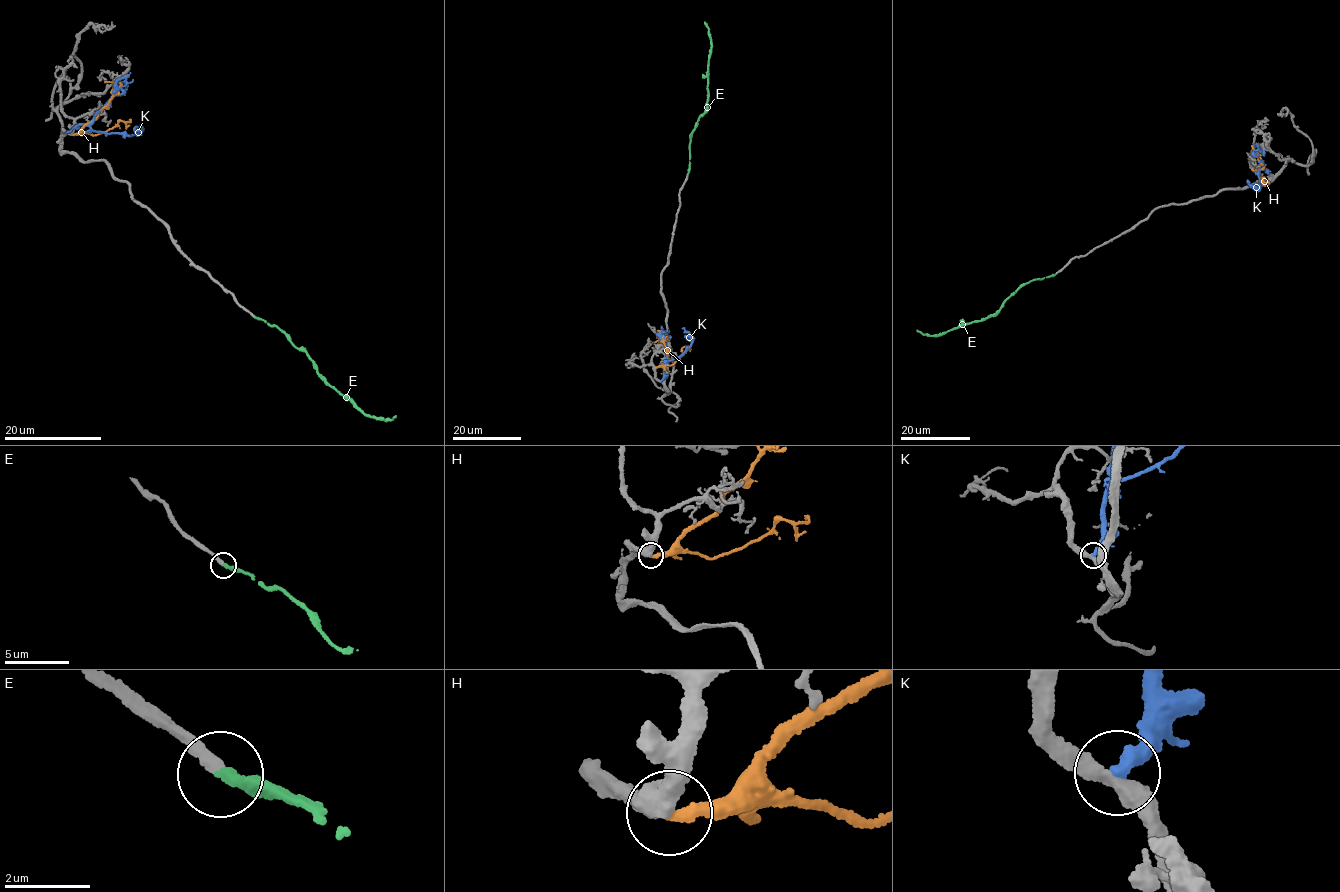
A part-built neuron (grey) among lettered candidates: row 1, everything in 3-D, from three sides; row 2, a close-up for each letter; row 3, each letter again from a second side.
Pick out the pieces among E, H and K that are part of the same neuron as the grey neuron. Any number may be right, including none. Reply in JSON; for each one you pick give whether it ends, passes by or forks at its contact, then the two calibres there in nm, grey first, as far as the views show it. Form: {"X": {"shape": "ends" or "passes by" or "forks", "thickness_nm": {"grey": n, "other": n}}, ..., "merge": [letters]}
{"E": {"shape": "ends", "thickness_nm": {"grey": 240, "other": 280}}, "merge": ["E"]}

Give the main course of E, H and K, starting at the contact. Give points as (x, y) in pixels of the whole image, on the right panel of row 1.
E: (1056, 274), (1023, 284), (995, 313), (981, 320), (937, 335), (924, 335), (917, 329)
H: (1251, 168), (1255, 171), (1263, 167), (1257, 155), (1257, 143)
K: (1265, 171), (1260, 170), (1262, 164), (1254, 149), (1256, 143)

